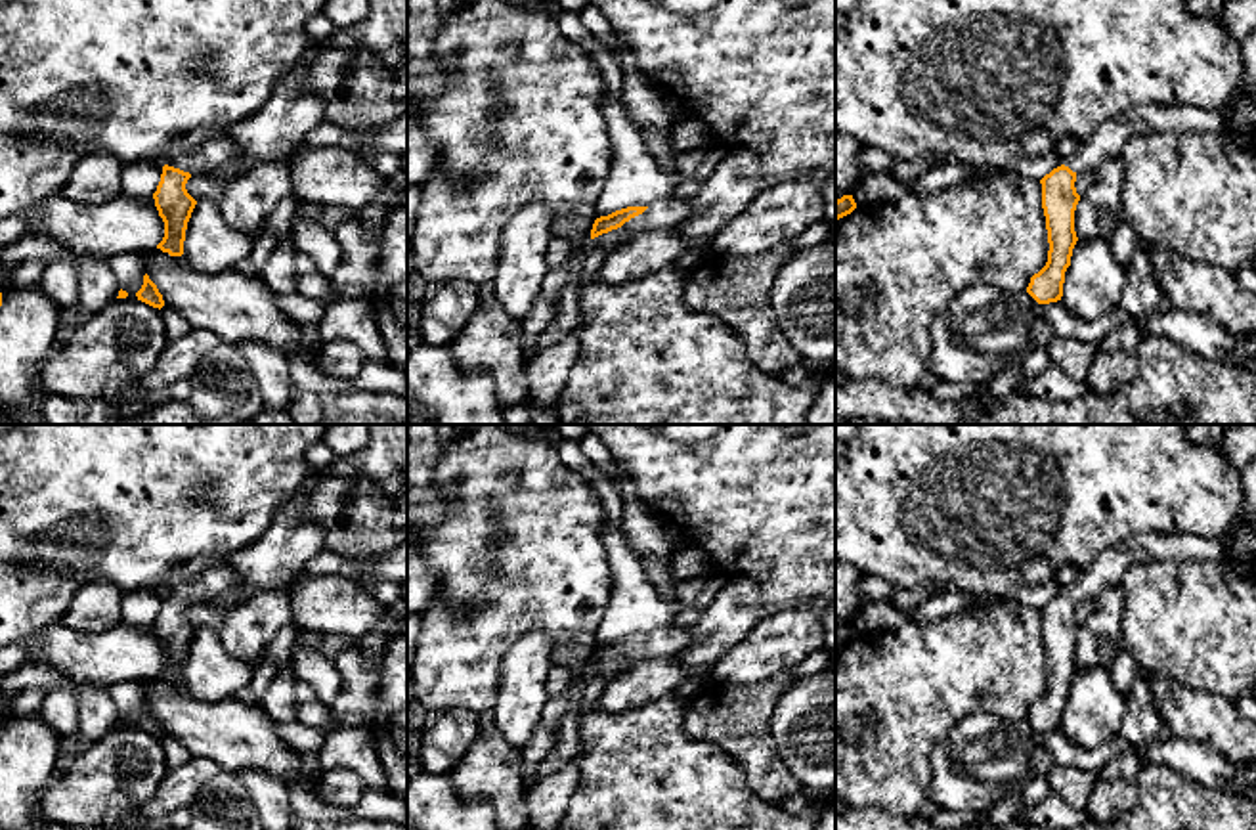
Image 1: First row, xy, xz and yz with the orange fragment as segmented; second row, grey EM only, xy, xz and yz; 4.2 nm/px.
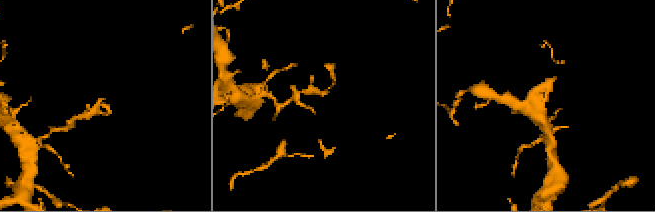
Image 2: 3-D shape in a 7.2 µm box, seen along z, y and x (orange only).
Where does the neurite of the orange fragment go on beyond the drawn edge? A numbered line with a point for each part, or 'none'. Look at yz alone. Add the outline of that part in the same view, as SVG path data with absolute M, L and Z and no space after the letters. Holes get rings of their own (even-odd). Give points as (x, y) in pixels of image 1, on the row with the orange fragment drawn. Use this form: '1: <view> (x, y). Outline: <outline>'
1: yz (1107, 142). Outline: M1256 29L1239 42L1246 63L1241 88L1229 103L1218 111L1195 105L1137 105L1101 124L1092 136L1080 142L1078 151L1063 164L1080 174L1095 168L1101 161L1122 155L1126 143L1149 132L1222 132L1225 120L1237 107L1243 92L1256 99Z

